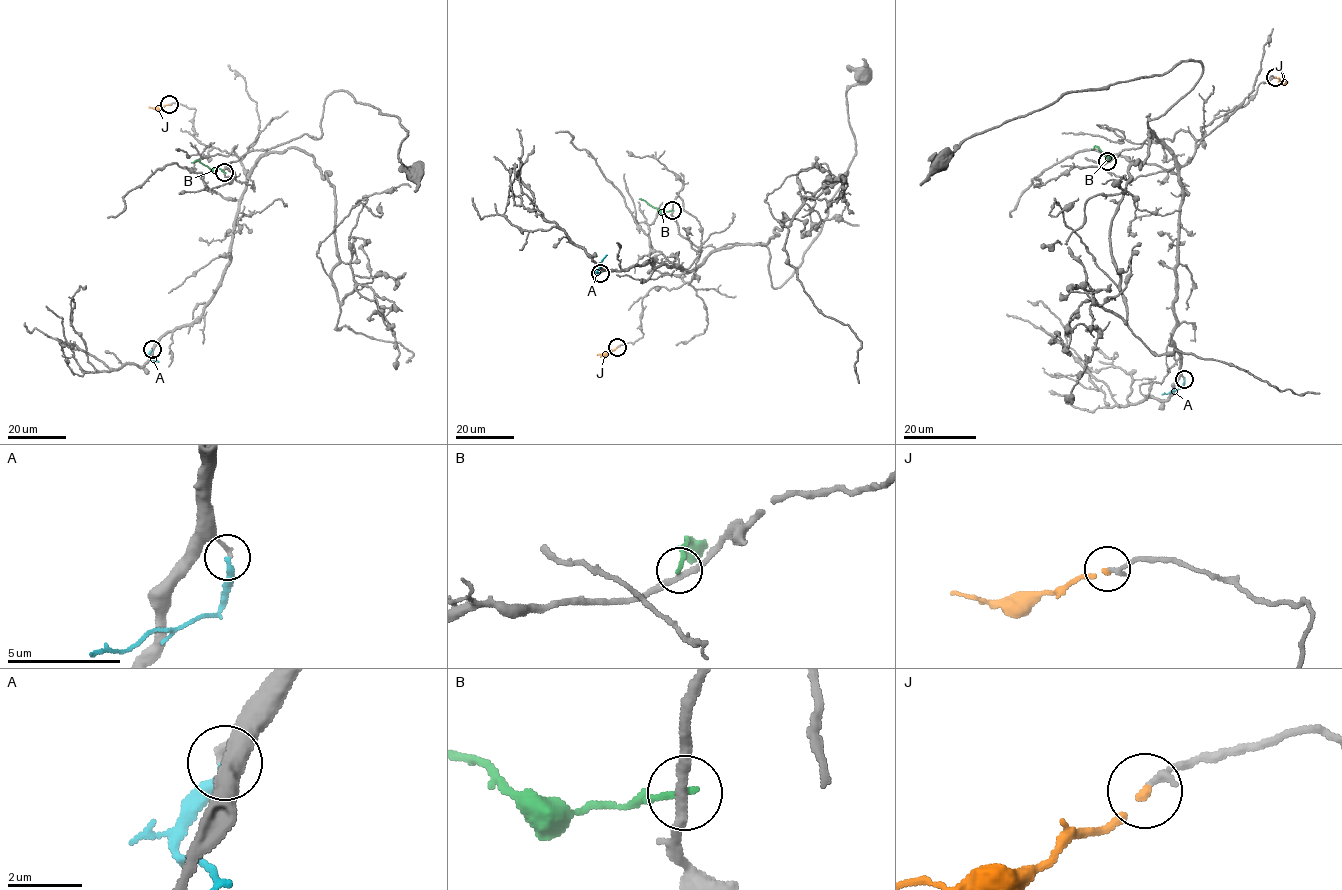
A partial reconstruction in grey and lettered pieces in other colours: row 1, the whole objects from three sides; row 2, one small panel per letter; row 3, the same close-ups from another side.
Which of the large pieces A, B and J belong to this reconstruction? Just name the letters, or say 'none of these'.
J

